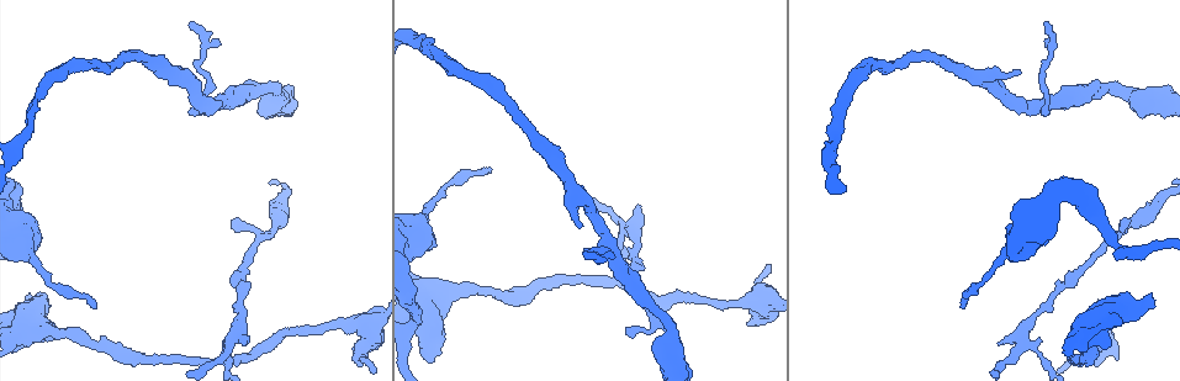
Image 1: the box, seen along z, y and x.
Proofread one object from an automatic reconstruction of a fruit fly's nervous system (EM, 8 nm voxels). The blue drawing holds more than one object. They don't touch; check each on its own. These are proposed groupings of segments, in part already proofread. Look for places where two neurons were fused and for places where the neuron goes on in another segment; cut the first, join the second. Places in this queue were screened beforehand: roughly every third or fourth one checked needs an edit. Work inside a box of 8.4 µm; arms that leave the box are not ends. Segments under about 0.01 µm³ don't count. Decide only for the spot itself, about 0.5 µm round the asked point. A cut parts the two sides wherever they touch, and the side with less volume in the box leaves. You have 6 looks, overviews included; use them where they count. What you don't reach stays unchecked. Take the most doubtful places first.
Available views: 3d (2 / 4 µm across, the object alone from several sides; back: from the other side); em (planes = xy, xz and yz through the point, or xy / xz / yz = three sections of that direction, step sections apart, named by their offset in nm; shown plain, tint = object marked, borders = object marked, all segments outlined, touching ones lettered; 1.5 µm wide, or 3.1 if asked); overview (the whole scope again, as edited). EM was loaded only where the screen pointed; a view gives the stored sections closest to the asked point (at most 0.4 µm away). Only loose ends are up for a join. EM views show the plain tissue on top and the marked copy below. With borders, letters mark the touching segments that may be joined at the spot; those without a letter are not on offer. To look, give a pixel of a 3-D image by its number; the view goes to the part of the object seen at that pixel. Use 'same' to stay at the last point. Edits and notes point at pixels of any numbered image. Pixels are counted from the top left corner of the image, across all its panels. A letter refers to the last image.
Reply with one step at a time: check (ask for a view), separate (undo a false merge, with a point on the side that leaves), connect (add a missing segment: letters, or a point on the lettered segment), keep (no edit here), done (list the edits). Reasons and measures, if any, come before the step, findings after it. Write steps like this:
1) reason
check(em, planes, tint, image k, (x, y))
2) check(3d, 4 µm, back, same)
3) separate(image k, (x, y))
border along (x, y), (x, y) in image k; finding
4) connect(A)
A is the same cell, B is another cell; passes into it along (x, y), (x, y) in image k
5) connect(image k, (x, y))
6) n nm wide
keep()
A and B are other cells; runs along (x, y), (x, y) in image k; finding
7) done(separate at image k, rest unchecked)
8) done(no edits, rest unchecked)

branch stops here
check(3d, 2 µm, image 1, (28, 296))

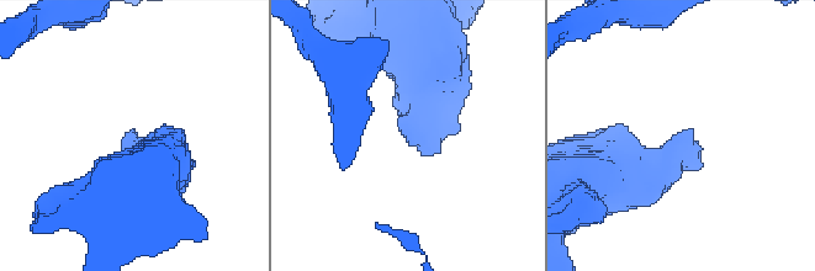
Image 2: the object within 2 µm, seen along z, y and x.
shape alone is not enough
check(em, xy, step 8, borders, image 2, (407, 140))

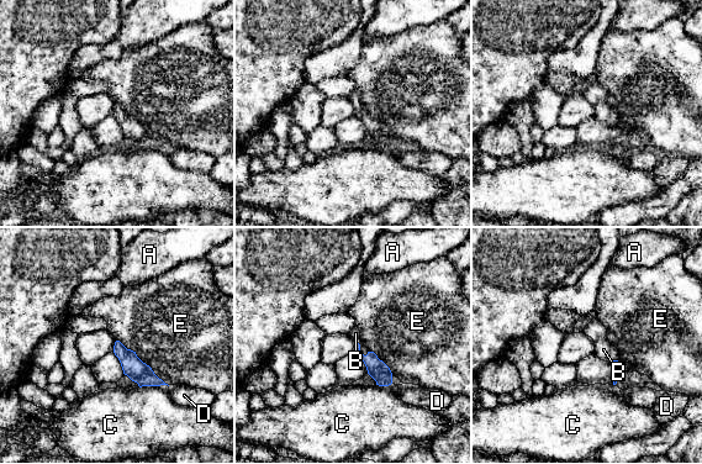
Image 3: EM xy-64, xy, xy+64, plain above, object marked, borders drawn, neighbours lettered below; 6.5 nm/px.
connect(B)
B is the same cell, A, C, D and E are other cells; passes into it along (376, 369), (359, 351), (355, 333) in image 3; the neuron continues

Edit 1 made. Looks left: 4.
check(overview)

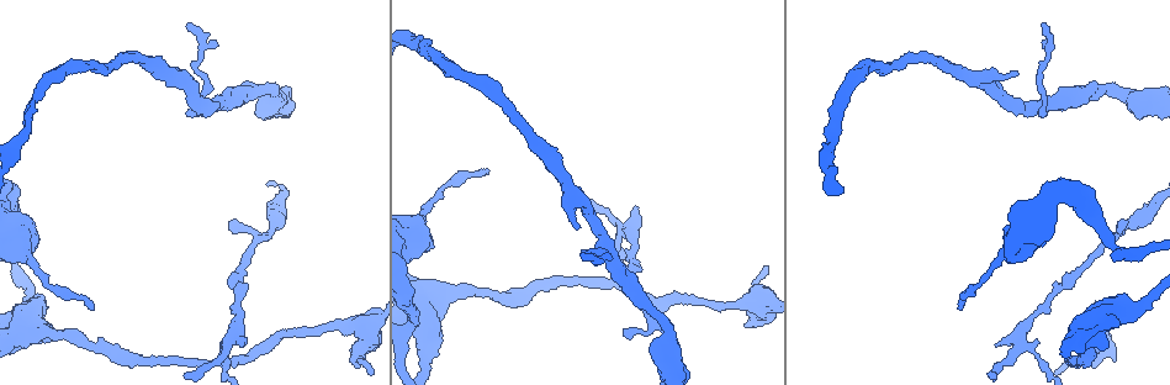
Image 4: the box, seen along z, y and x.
an open end
check(em, xz, step 8, borders, image 4, (245, 345))

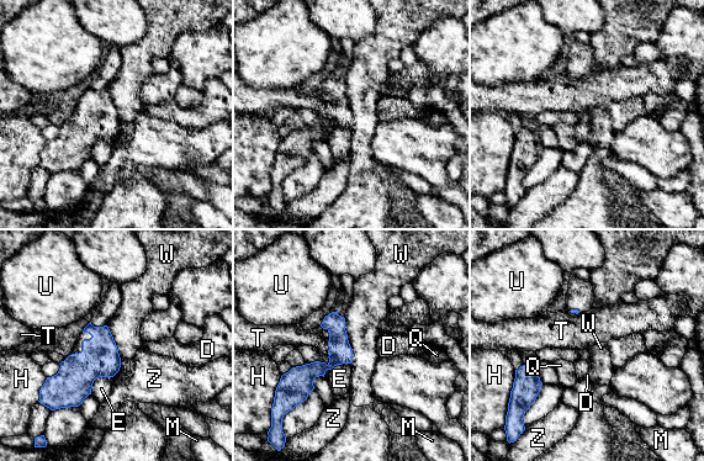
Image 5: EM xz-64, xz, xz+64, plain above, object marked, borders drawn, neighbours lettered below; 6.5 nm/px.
keep()
D, E, H, M, Q, T, U, W and Z are other cells; runs along (334, 314), (335, 358), (296, 396) in image 5; no lettered segment goes on from it

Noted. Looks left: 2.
check(3d, 4 µm, image 4, (1140, 101))

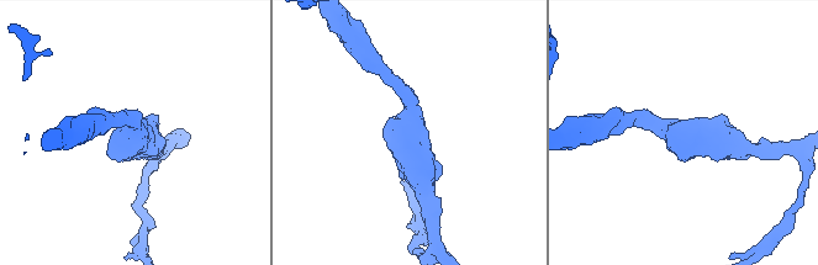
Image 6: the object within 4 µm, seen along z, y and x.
need the tissue
check(em, yz, step 4, borders, image 6, (689, 137))

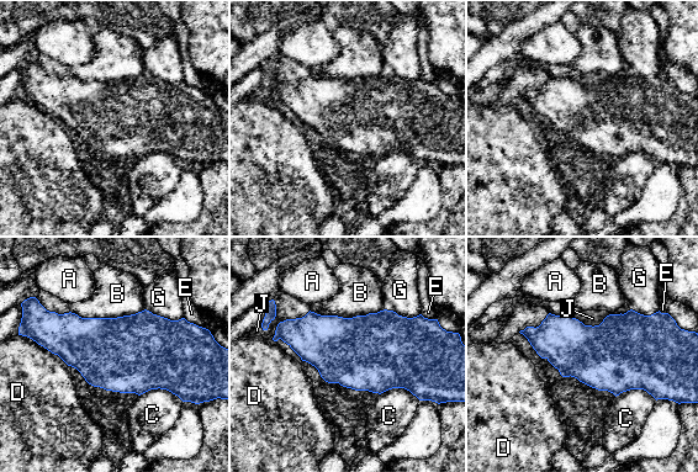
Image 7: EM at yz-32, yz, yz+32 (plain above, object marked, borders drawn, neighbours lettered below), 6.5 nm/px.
keep()
A, B, C, D, E, G and J are other cells; border along (630, 309), (593, 325), (549, 313) in image 7; continuous, no second neuron

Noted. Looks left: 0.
done(connect at image 3, rest unchecked)

